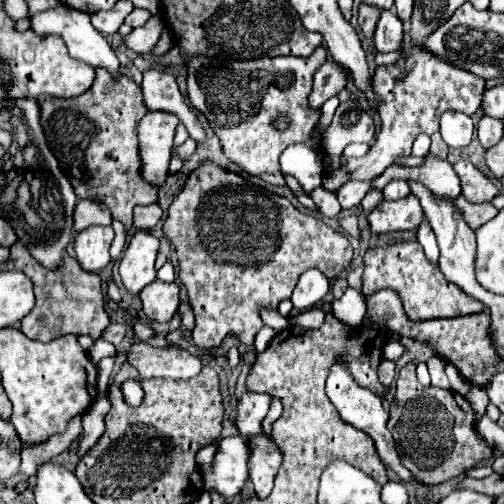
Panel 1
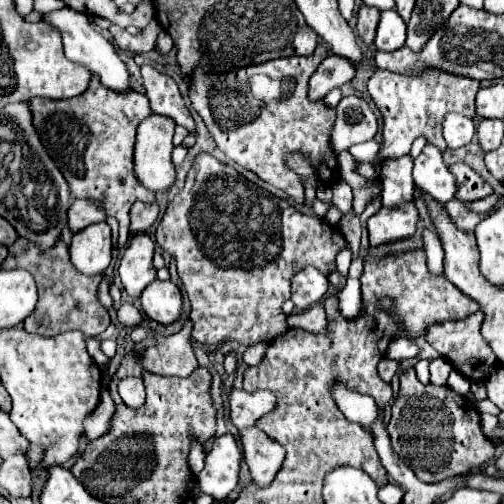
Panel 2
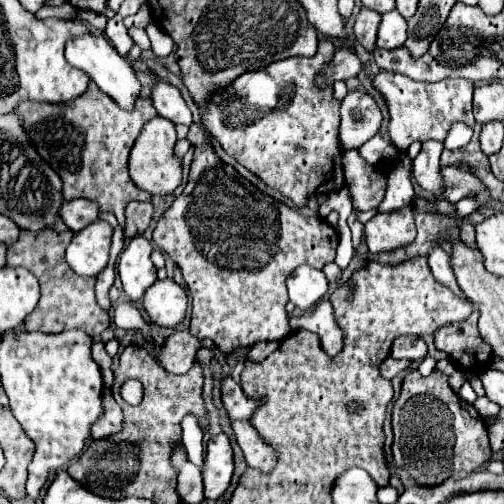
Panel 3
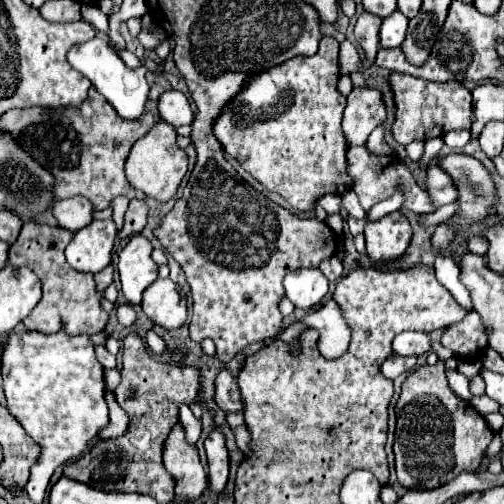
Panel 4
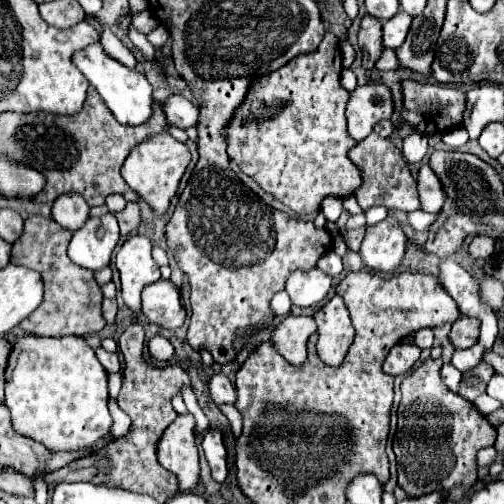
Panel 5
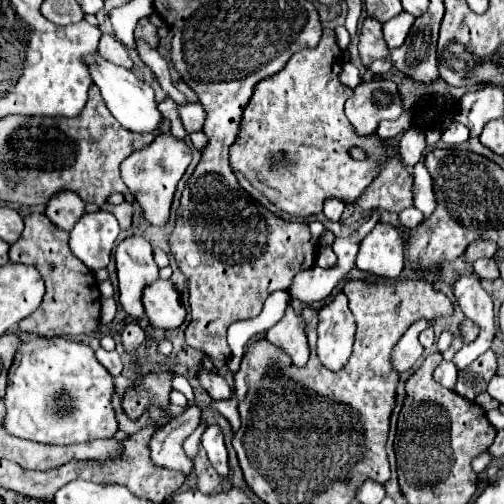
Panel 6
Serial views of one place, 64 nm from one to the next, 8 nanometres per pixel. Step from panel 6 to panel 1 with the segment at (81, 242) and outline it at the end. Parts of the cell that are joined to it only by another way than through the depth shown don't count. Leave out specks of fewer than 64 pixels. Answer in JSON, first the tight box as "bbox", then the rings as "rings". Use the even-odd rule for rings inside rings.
{"bbox":[74,226,114,272],"rings":[[[90,226],[76,234],[74,252],[76,260],[86,272],[100,272],[110,264],[110,244],[114,232],[112,226]]]}

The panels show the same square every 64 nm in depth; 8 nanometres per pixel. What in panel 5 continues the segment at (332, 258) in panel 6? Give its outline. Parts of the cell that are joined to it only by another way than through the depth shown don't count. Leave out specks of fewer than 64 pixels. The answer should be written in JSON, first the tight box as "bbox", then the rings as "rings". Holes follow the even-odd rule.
{"bbox":[318,252,342,276],"rings":[[[326,252],[320,260],[318,260],[318,268],[324,272],[328,272],[330,276],[338,276],[342,272],[342,258],[336,256],[334,252]]]}

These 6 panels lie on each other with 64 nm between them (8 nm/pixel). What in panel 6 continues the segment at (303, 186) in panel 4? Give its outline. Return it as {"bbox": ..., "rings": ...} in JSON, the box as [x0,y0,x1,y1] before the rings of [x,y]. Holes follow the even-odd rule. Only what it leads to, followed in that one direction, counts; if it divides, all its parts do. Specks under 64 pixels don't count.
{"bbox":[230,28,386,218],"rings":[[[324,28],[320,44],[316,48],[296,52],[292,60],[288,60],[288,64],[278,72],[278,76],[264,78],[258,84],[248,108],[244,110],[240,136],[230,148],[232,170],[240,172],[244,178],[254,178],[254,182],[260,182],[260,192],[266,198],[280,198],[280,208],[296,218],[320,214],[322,204],[328,198],[338,198],[346,204],[356,202],[360,192],[364,192],[368,184],[382,172],[386,162],[386,144],[382,144],[380,136],[358,136],[344,116],[344,102],[354,94],[354,88],[348,88],[338,80],[342,64],[344,54],[342,50],[338,50],[334,30]],[[352,146],[360,146],[368,154],[368,158],[362,162],[352,160],[348,154]]]}

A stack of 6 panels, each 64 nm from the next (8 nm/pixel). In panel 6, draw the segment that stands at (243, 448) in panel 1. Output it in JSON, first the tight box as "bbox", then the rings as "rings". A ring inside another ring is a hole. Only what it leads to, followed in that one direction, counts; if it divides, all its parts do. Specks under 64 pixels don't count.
{"bbox":[202,424,228,476],"rings":[[[208,424],[208,428],[202,434],[202,446],[208,454],[210,464],[220,476],[228,474],[228,450],[224,444],[224,434],[218,424]]]}

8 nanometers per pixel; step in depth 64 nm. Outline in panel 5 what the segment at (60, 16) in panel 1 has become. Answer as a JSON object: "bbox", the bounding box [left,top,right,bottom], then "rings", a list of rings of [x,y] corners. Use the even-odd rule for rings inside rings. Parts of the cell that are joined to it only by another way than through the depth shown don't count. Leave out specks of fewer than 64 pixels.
{"bbox":[72,42,152,126],"rings":[[[100,42],[76,52],[72,60],[80,68],[80,72],[90,80],[90,84],[98,90],[98,94],[104,98],[106,106],[110,108],[110,112],[116,116],[116,120],[120,124],[140,126],[152,118],[152,86],[148,84],[148,80],[142,72],[128,70],[120,62],[106,56]]]}

